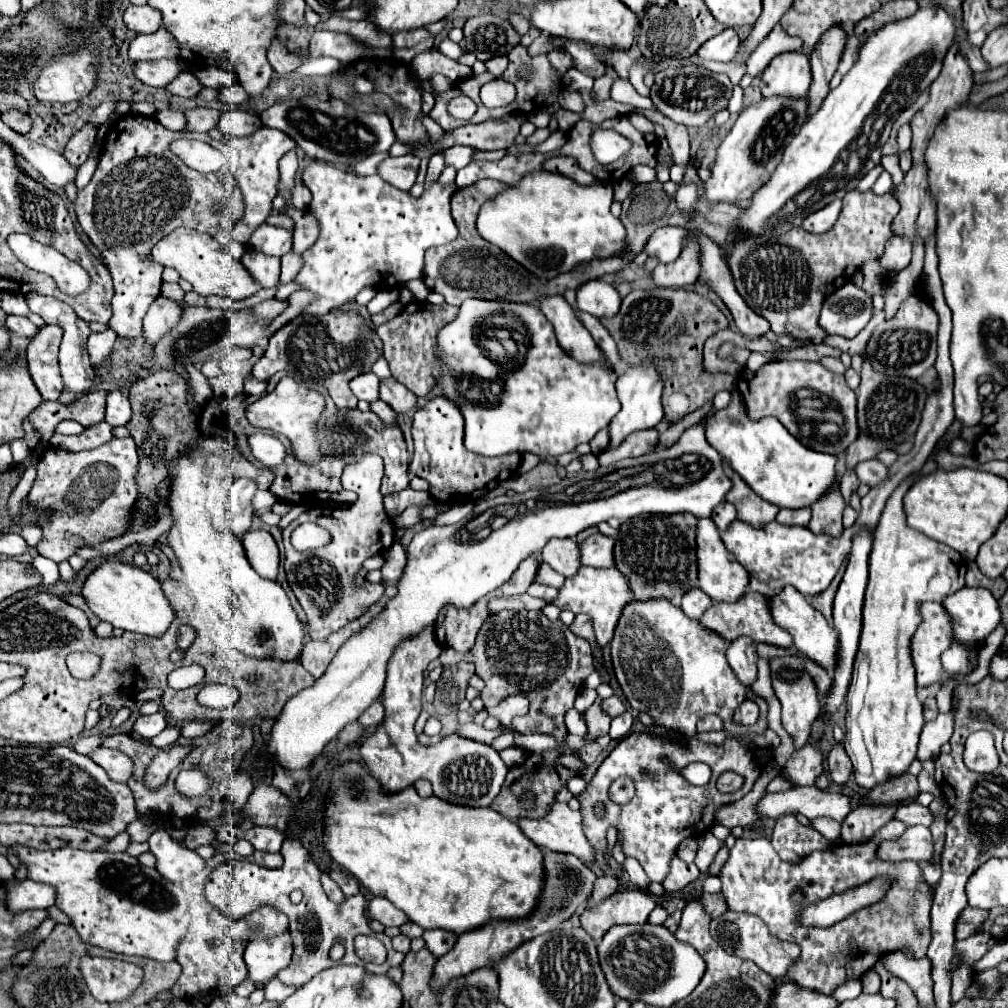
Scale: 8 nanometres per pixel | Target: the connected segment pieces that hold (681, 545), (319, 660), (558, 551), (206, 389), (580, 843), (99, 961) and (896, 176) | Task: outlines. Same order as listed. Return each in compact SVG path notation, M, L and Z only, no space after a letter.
M657 513L633 517L619 527L613 549L615 567L627 577L629 589L635 599L671 599L697 585L695 523L697 517L693 517L691 513Z
M387 585L383 597L381 597L375 605L371 605L359 619L347 623L343 629L335 631L335 633L329 635L325 641L307 641L307 647L303 649L303 651L305 651L305 669L307 669L315 679L321 677L323 671L327 669L327 665L331 663L331 659L335 657L337 649L339 649L353 633L357 633L361 627L365 627L365 625L377 615L377 611L383 609L383 605L395 595L395 591L397 591L397 589L395 589L393 585Z
M551 539L543 551L541 557L545 563L549 563L557 573L571 577L579 569L579 547L575 539Z
M186 365L185 369L190 375L190 385L194 390L194 394L192 396L193 401L200 407L203 407L203 405L206 405L209 399L212 399L212 389L210 388L210 385L205 376L201 373L200 370L195 368L194 365Z
M551 803L549 811L541 819L521 817L519 829L539 847L549 851L573 853L585 863L595 859L593 847L583 833L583 821L579 811L571 811L567 803Z
M87 957L81 963L81 971L91 995L97 1001L105 1001L105 997L111 999L105 1003L125 1001L143 979L143 969L139 965L119 959Z
M887 155L887 157L883 157L883 159L881 159L881 165L883 165L885 171L891 173L893 185L899 185L899 183L903 181L903 173L901 173L901 169L899 169L899 157L897 157L897 155Z

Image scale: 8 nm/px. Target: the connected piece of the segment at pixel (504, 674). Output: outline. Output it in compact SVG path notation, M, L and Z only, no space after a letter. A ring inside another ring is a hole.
M501 611L491 615L479 629L471 651L455 653L443 649L439 659L443 667L461 661L473 663L475 673L485 681L481 695L487 707L493 705L491 701L503 701L523 691L529 699L529 711L513 719L515 729L521 733L549 733L557 739L567 735L563 715L573 707L585 679L595 669L589 641L573 635L561 621L549 621L543 615L531 621L531 611Z

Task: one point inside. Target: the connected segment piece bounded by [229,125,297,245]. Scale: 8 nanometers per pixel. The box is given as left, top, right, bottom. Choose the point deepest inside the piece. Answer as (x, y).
(257, 175)

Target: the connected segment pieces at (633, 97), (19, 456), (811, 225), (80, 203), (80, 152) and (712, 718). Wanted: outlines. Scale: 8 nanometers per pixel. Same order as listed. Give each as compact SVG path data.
M617 79L617 81L613 83L611 91L613 91L613 93L611 93L611 99L619 101L619 103L629 103L629 105L633 105L633 107L637 107L637 109L657 111L657 107L653 105L653 101L651 101L649 97L641 97L641 95L633 89L633 85L631 85L629 81L625 81L625 79Z
M13 439L9 447L11 447L11 451L13 451L15 463L23 463L23 461L29 457L29 453L31 453L31 449L29 449L29 445L27 445L25 439Z
M835 199L835 203L829 203L827 207L811 213L803 223L801 227L809 233L827 233L833 223L837 221L837 215L841 211L841 199Z
M123 115L115 121L105 137L97 171L89 185L77 193L75 213L81 229L91 243L101 251L107 269L113 277L113 315L109 327L119 339L137 339L143 333L143 317L151 303L161 295L163 267L147 259L147 251L177 227L191 227L201 233L215 235L221 225L221 215L213 209L219 199L233 195L239 189L235 181L217 173L201 173L187 167L173 151L171 143L177 139L197 139L223 151L237 155L237 151L221 141L211 139L207 133L169 131L153 117Z
M87 123L83 129L79 129L79 131L71 137L71 141L69 141L67 147L65 147L65 157L67 157L71 163L75 163L75 165L83 165L83 163L85 163L85 159L87 159L91 147L93 147L93 143L95 143L97 129L99 129L97 125Z
M707 715L697 723L697 731L723 731L723 721L717 715Z

